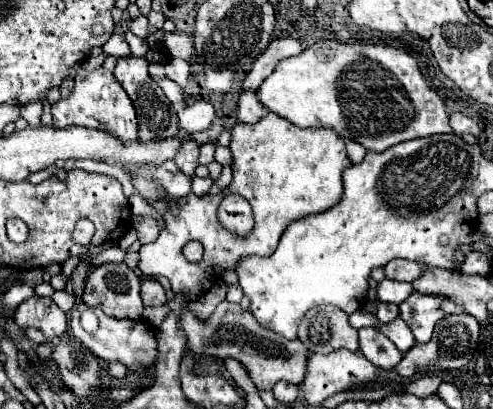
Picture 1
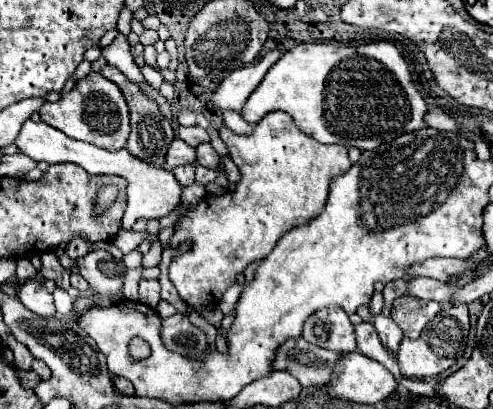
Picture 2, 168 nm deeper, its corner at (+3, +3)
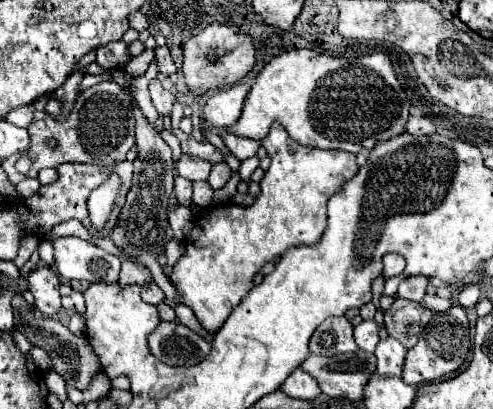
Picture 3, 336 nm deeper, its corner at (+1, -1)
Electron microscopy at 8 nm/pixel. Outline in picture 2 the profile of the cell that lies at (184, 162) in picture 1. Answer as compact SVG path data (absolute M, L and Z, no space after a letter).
M194 164L178 166L178 168L174 168L172 172L174 172L174 176L178 178L178 182L180 182L182 186L188 186L188 184L194 182Z

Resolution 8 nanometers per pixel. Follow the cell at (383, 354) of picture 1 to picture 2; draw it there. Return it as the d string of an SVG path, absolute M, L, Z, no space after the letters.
M362 322L360 326L356 326L356 340L358 340L358 350L360 350L364 356L368 356L368 358L380 362L384 368L388 368L388 372L392 372L392 376L394 376L396 380L402 378L402 374L400 374L400 370L398 370L398 360L396 360L394 352L388 350L388 348L380 342L378 332L376 332L376 328L374 328L372 324Z

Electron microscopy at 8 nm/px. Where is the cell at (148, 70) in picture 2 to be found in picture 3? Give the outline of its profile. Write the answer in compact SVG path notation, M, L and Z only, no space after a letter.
M152 80L150 82L150 94L152 94L152 102L158 110L158 114L162 118L168 118L172 114L172 106L174 106L174 96L162 88L160 80Z

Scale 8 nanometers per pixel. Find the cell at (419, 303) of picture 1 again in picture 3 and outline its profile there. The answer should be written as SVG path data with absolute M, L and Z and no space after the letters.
M394 300L390 310L384 312L384 324L388 336L402 342L404 348L412 348L418 342L422 328L432 318L432 312L422 308L418 302L412 300Z

